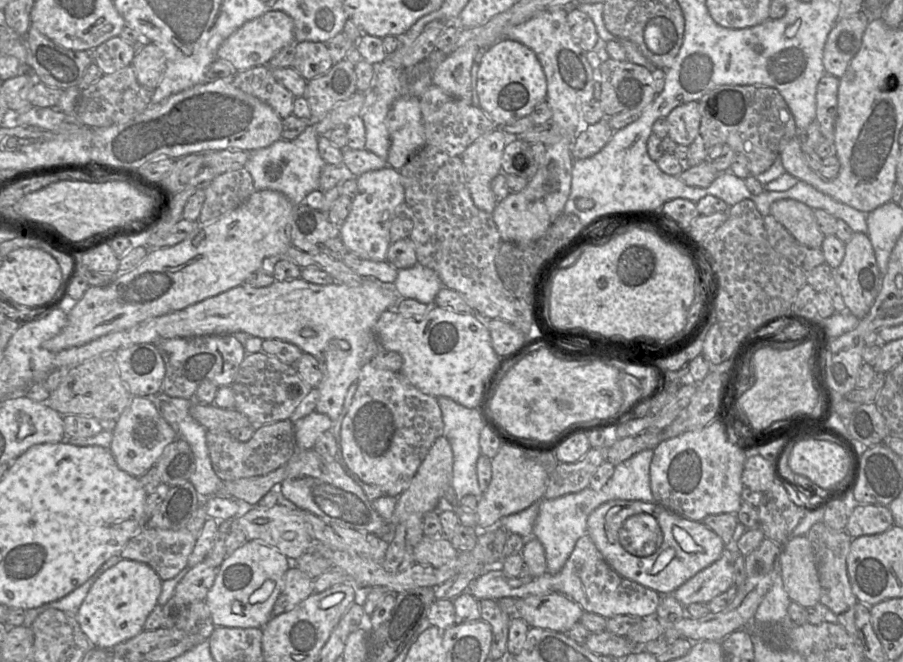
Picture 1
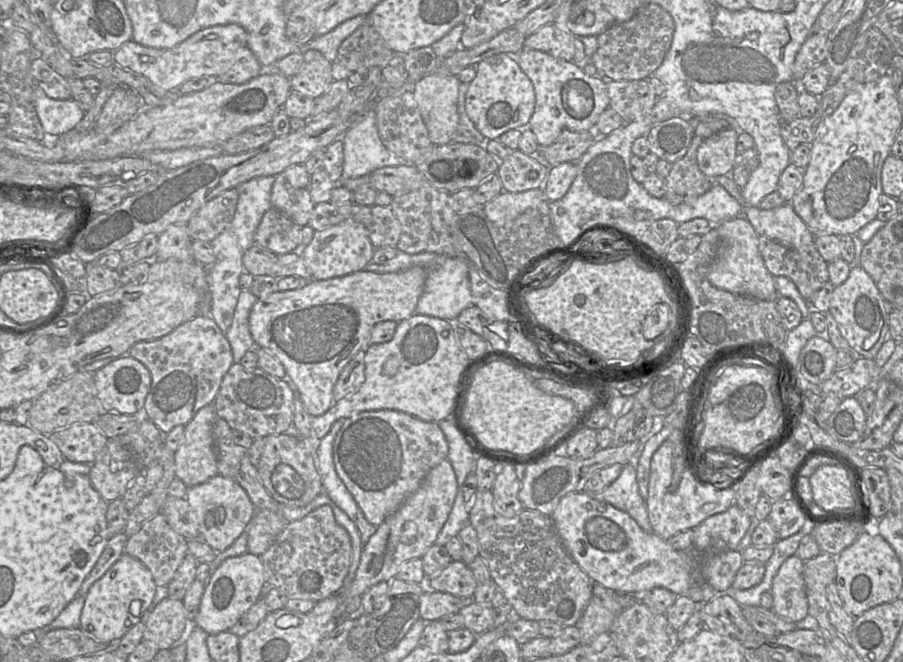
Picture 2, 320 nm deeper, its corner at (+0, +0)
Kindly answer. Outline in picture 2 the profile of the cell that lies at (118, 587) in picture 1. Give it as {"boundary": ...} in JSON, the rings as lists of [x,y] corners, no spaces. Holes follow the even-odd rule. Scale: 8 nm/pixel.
{"boundary":[[[124,553],[108,571],[97,580],[89,589],[80,617],[80,629],[83,633],[101,643],[116,644],[134,625],[140,622],[143,614],[152,604],[157,590],[150,570],[137,558]],[[133,600],[140,600],[142,605],[138,616],[130,613],[130,605]]]}

